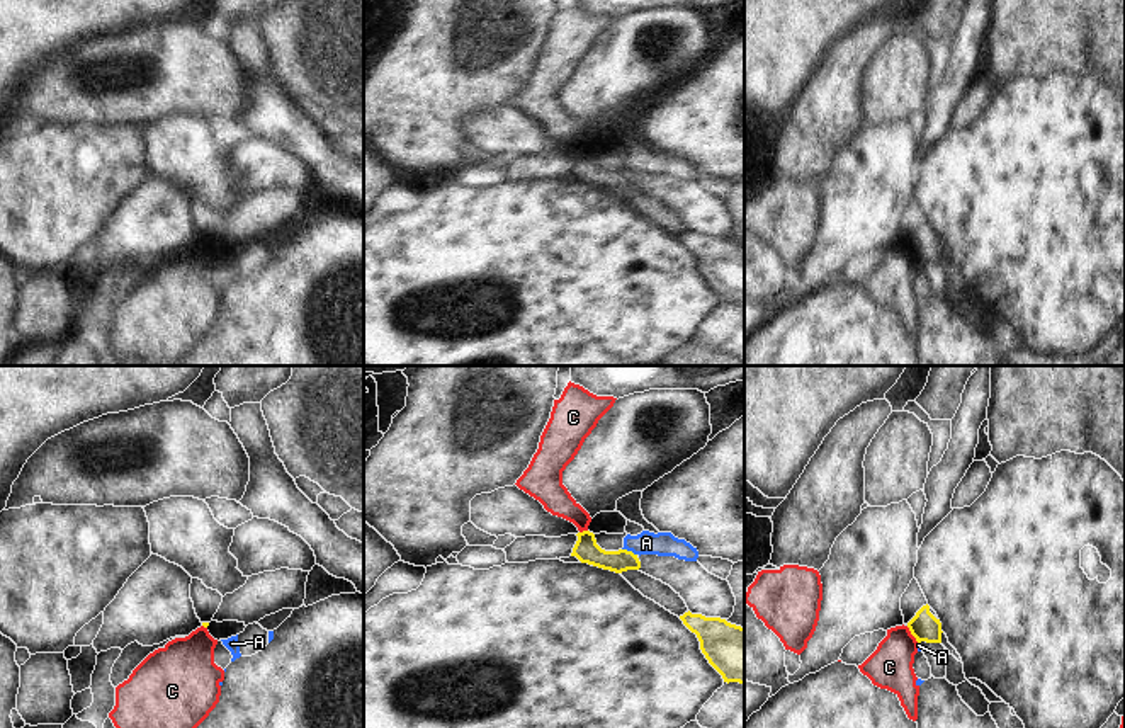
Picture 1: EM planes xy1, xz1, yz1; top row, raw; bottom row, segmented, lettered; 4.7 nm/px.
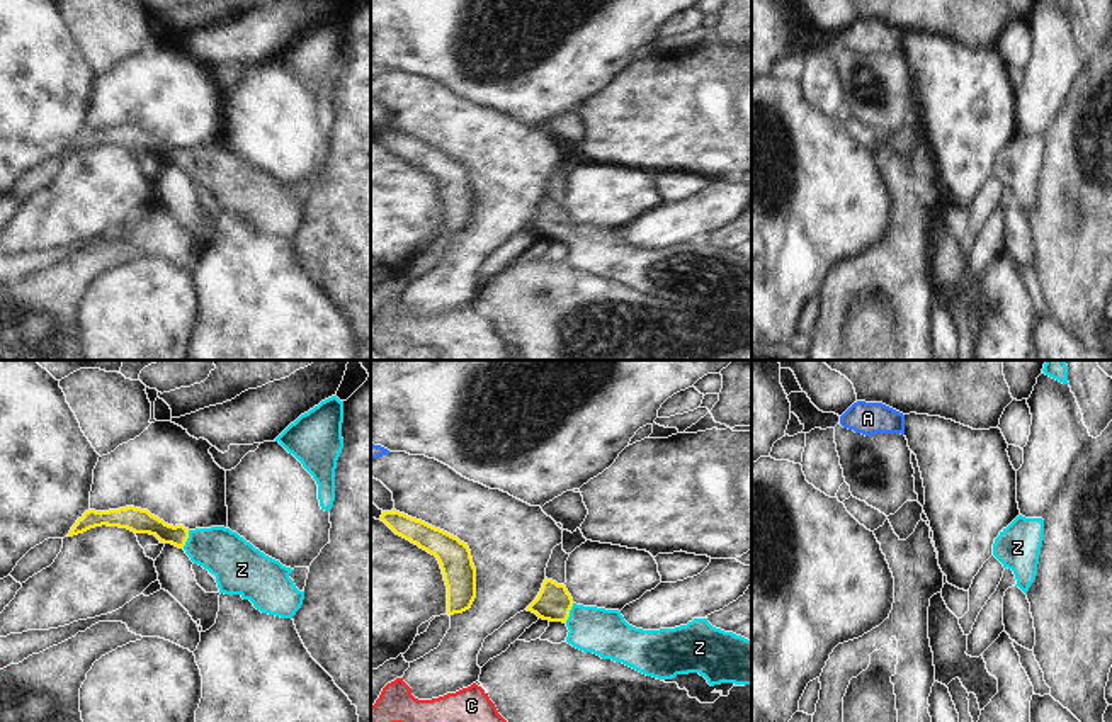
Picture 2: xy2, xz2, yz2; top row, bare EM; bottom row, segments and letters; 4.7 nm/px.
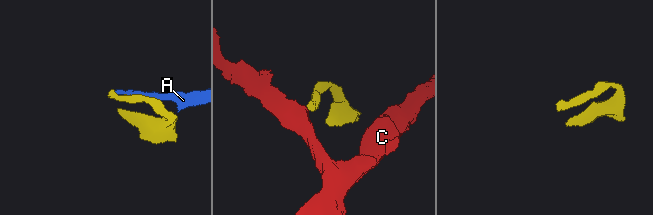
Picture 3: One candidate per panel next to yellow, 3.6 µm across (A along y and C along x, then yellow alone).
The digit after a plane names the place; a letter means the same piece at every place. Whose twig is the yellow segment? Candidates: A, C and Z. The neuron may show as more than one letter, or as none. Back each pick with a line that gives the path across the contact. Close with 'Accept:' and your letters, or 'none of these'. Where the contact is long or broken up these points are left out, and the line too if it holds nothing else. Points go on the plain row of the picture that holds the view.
Z: across xz2 (553, 223), (568, 233), (590, 248), (604, 252)
Accept: Z

